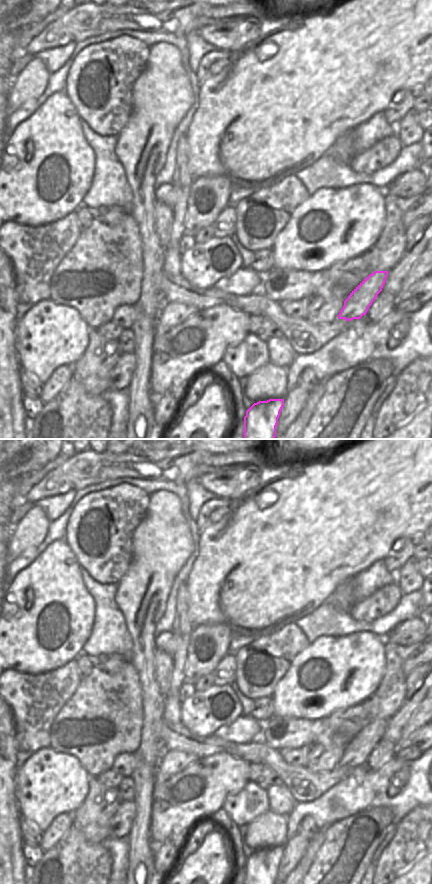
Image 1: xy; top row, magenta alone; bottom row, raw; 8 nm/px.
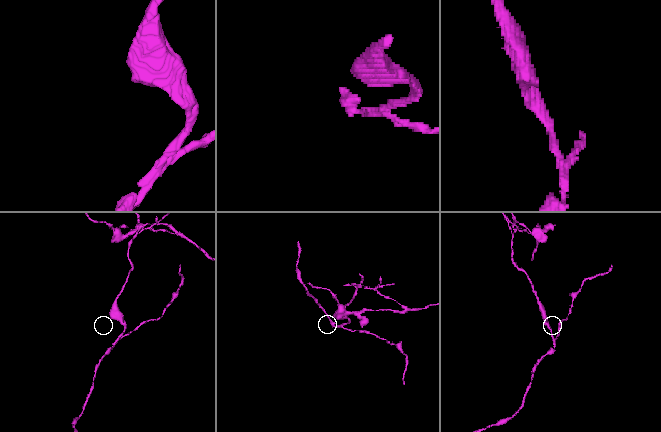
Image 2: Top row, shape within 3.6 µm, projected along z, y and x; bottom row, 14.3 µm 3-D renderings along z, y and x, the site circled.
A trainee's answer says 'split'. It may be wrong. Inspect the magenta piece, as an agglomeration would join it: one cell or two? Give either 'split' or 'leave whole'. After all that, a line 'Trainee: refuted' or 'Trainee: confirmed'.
split
Trainee: confirmed

